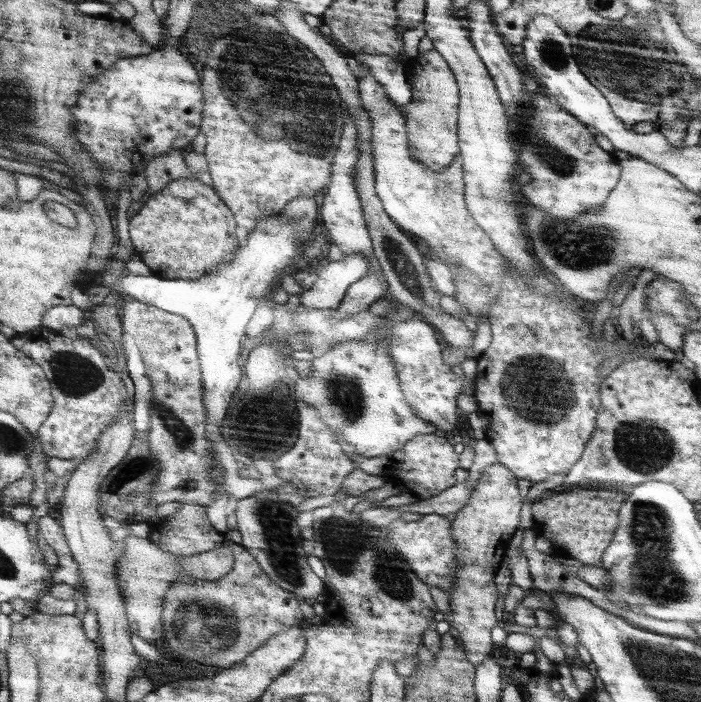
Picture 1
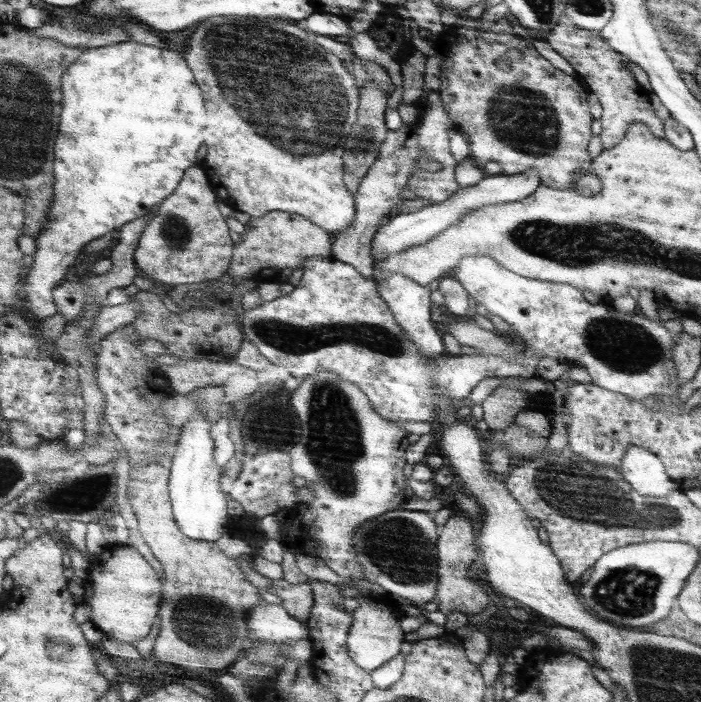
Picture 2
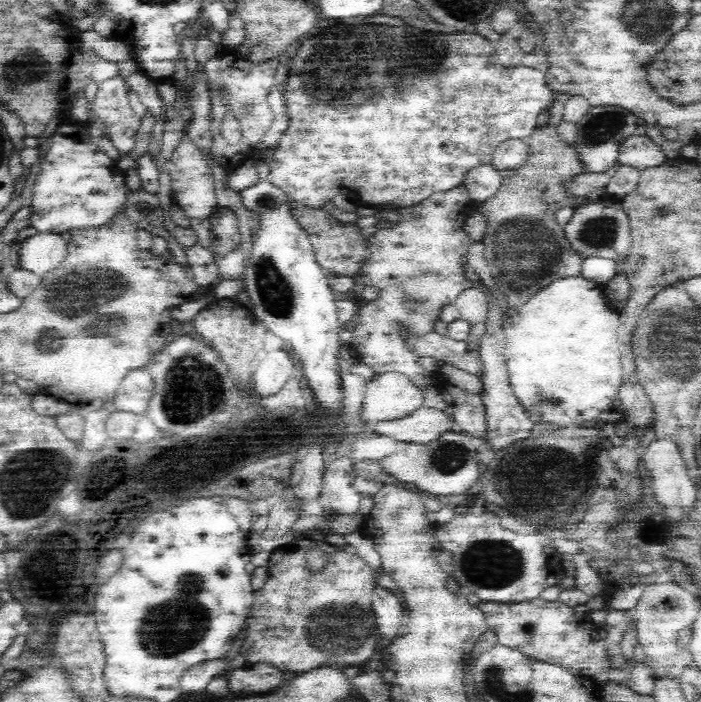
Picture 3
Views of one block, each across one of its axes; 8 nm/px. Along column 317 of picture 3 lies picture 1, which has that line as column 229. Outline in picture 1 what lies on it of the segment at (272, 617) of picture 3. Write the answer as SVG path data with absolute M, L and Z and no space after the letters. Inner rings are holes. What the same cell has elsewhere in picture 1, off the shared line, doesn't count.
M185 504L179 510L181 512L177 516L171 516L159 524L149 522L151 540L155 544L185 558L231 548L237 562L233 572L217 582L185 578L169 590L169 598L165 600L165 636L177 654L187 660L215 664L215 668L229 670L233 666L241 666L241 662L255 656L259 650L265 650L273 638L279 638L281 634L287 634L303 624L305 618L297 596L273 582L261 562L257 562L257 558L243 544L233 544L225 538L225 534L219 532L209 520L207 506Z

